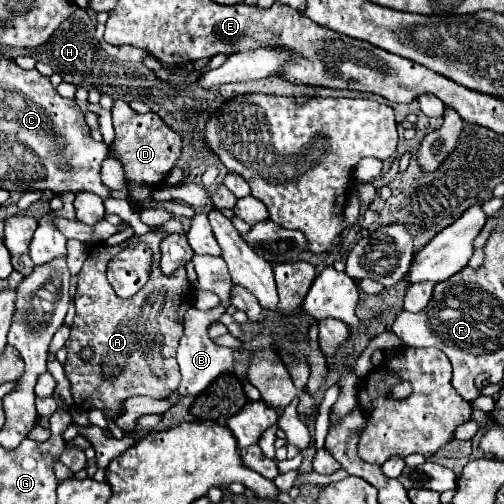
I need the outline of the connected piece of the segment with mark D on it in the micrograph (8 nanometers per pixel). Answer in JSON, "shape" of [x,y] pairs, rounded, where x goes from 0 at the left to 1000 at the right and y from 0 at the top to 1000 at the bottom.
{"shape":[[[228,198],[220,226],[224,226],[224,250],[228,250],[228,278],[216,294],[228,302],[232,317],[244,325],[248,357],[264,365],[288,365],[300,373],[319,369],[359,310],[359,270],[343,262],[308,222],[272,226],[244,198]]]}

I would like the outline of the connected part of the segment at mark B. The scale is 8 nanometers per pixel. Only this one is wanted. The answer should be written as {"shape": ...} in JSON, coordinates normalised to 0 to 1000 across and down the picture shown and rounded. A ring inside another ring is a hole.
{"shape":[[[454,579],[454,595],[450,599],[435,599],[427,611],[419,615],[391,615],[379,611],[367,627],[367,659],[359,667],[359,683],[355,683],[355,698],[351,698],[351,714],[355,714],[355,730],[359,730],[359,766],[355,774],[347,774],[335,794],[355,798],[371,786],[391,786],[395,778],[403,778],[423,754],[431,754],[442,742],[458,742],[462,738],[462,722],[466,722],[466,706],[462,706],[462,690],[446,690],[446,687],[431,687],[415,667],[411,655],[419,643],[435,639],[435,631],[446,623],[446,615],[458,607],[458,587],[462,579]]]}

